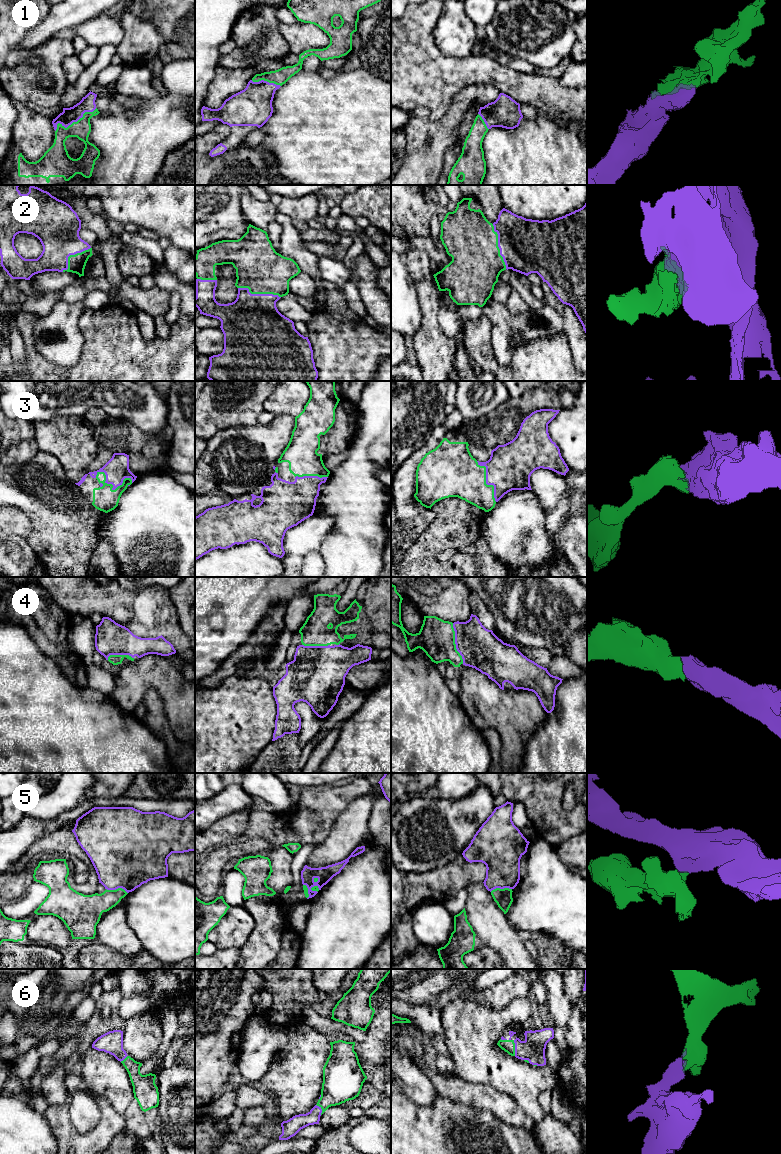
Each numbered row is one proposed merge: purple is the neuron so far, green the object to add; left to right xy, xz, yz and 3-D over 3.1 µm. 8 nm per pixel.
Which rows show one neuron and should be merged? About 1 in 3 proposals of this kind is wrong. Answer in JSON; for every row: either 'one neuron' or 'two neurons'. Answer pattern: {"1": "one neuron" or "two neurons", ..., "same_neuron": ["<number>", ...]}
{"1": "one neuron", "2": "one neuron", "3": "one neuron", "4": "one neuron", "5": "two neurons", "6": "one neuron", "same_neuron": ["1", "2", "3", "4", "6"]}

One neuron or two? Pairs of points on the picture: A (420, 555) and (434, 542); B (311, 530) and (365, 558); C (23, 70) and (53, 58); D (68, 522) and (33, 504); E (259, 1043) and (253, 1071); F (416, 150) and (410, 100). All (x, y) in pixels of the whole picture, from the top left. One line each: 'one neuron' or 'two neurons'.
A: one neuron
B: two neurons
C: one neuron
D: one neuron
E: one neuron
F: two neurons

